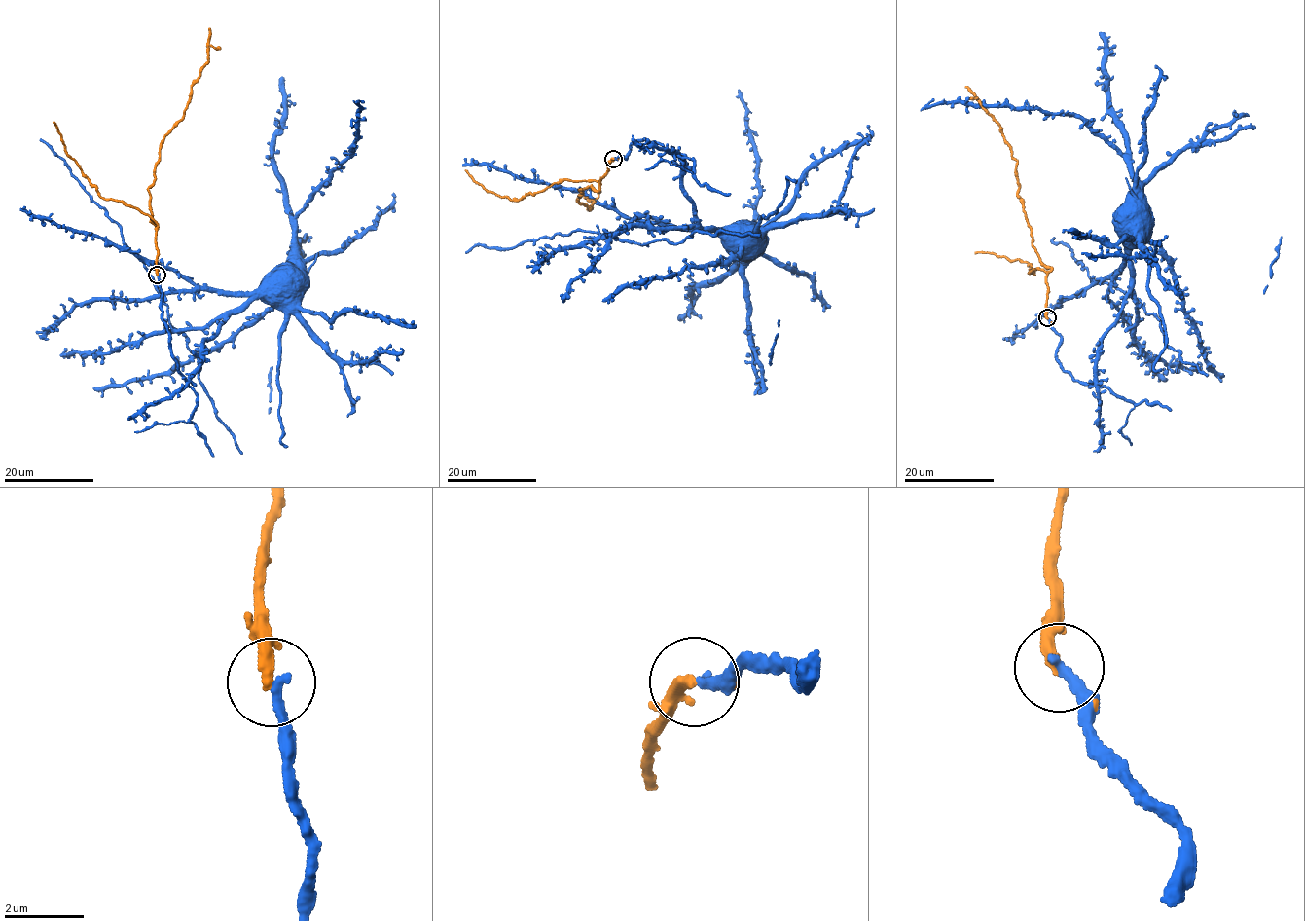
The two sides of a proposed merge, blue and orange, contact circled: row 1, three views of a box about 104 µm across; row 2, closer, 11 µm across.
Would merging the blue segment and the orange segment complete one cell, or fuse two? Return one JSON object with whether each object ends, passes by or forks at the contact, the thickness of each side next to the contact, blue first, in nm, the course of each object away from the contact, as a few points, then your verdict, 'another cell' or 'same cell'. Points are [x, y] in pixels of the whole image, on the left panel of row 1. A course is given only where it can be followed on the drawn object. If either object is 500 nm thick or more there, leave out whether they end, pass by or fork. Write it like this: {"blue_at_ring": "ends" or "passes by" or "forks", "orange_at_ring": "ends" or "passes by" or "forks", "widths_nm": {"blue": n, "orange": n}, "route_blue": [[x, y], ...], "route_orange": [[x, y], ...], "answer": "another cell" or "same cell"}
{"blue_at_ring": "ends", "orange_at_ring": "passes by", "widths_nm": {"blue": 240, "orange": 200}, "route_blue": [[158, 274], [163, 321], [187, 379], [200, 363], [202, 340], [220, 321], [271, 283], [283, 282], [286, 290]], "route_orange": [[158, 274], [148, 187], [155, 180], [163, 136], [184, 115], [191, 85], [207, 61], [209, 28]], "answer": "same cell"}

